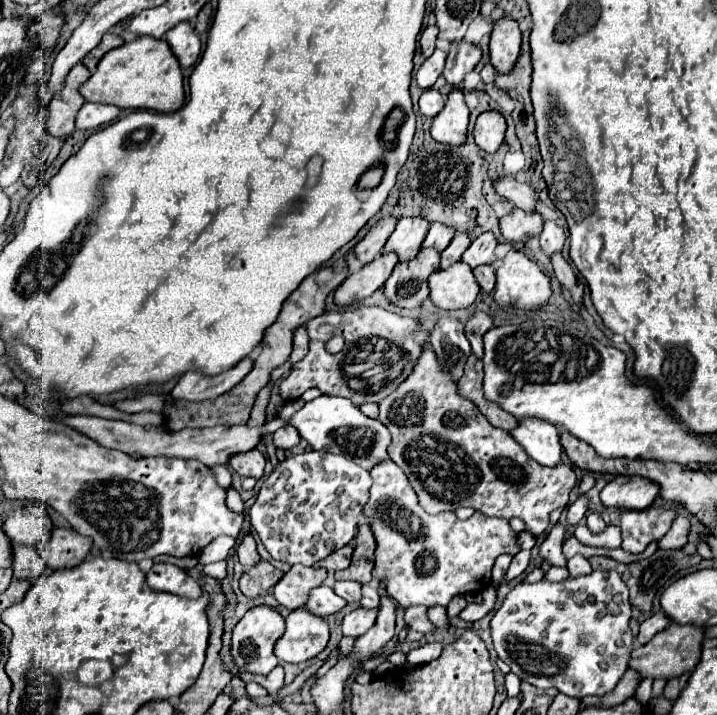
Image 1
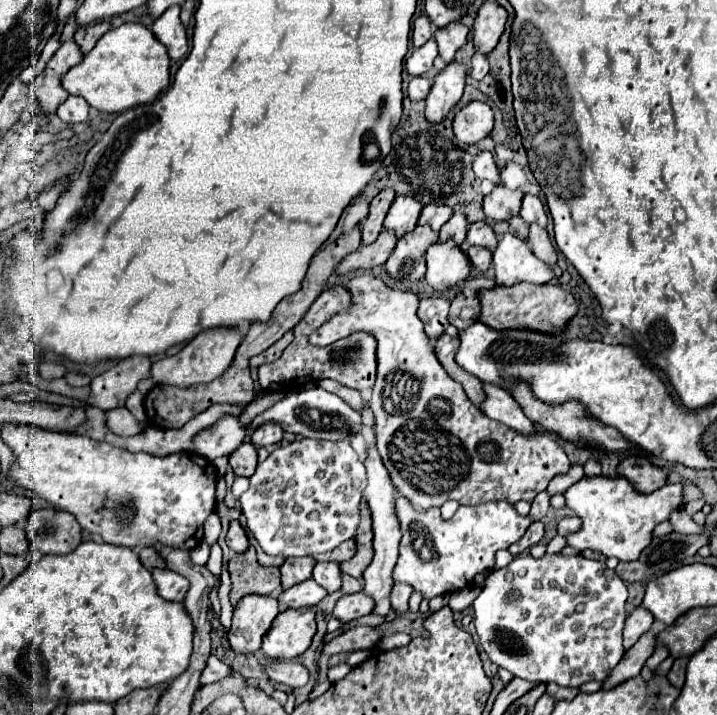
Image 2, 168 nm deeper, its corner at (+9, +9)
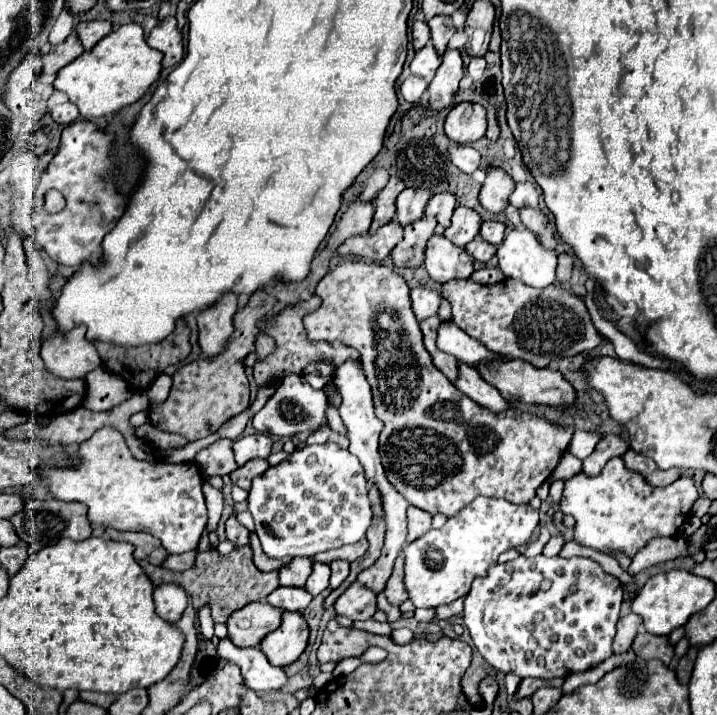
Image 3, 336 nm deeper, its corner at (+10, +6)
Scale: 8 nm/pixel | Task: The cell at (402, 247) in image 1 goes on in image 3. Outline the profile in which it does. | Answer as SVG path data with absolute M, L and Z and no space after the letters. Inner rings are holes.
M406 188L398 198L396 198L396 216L394 220L400 226L408 226L424 216L424 208L430 200L430 192L418 190L418 188Z

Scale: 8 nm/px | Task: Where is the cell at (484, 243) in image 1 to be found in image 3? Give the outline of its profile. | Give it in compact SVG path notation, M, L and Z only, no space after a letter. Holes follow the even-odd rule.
M482 222L482 228L478 232L478 236L494 246L498 246L504 240L504 230L506 226L502 222Z

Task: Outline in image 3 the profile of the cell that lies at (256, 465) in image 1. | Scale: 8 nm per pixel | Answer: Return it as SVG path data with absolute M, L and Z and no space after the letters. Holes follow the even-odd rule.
M254 458L254 460L246 462L244 466L236 468L234 472L230 472L230 480L232 480L232 484L236 484L236 486L240 486L240 488L250 490L250 482L252 482L252 478L258 476L258 474L262 474L268 466L270 466L270 464L268 464L266 460L262 460L262 458Z

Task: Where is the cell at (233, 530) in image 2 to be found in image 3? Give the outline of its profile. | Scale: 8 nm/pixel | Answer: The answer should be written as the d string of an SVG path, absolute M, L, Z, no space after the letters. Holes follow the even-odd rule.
M230 516L230 518L226 520L226 538L228 538L236 548L246 546L246 544L250 542L248 530L246 530L234 516Z

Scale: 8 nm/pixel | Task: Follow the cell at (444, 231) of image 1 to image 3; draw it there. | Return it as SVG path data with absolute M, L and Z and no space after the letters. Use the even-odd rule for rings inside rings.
M444 192L444 194L434 194L434 196L430 198L424 214L426 214L426 216L434 216L440 226L448 228L454 208L456 208L454 196L452 196L450 192Z

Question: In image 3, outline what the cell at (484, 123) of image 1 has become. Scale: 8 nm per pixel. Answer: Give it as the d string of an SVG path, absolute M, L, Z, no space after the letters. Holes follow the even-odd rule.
M456 104L446 118L446 136L456 144L472 144L486 134L486 110L480 104Z

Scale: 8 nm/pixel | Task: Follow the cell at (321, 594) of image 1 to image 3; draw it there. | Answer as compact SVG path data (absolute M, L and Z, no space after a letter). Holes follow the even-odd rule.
M276 588L270 596L268 602L280 610L286 612L298 612L304 610L312 602L312 594L306 588Z

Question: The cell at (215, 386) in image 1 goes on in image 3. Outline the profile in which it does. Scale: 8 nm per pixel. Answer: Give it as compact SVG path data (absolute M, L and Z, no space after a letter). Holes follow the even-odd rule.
M226 296L214 308L200 312L198 318L198 344L200 358L214 358L226 350L226 344L234 332L236 296Z

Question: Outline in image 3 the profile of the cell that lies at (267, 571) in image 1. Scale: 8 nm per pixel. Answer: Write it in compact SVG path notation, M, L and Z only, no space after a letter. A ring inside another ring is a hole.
M250 546L234 548L226 558L220 558L216 550L198 552L194 568L184 572L184 574L176 574L172 570L158 568L158 566L146 566L144 570L146 570L146 574L154 586L158 586L162 582L178 582L192 596L194 608L200 608L208 602L212 606L214 622L226 622L234 610L246 606L250 602L264 602L280 586L278 584L278 572L274 572L274 570L272 572L260 572L254 566Z

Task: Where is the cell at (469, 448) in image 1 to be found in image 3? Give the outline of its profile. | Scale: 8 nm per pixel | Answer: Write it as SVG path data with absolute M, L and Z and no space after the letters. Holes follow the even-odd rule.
M346 260L320 280L316 294L322 298L322 306L304 320L308 340L342 342L360 352L366 380L372 386L374 412L384 422L380 456L386 478L412 506L430 514L442 512L454 516L478 496L504 498L512 504L528 504L536 496L536 488L554 472L566 452L574 432L572 428L552 426L546 420L512 408L502 414L492 414L474 404L466 394L458 392L458 388L434 368L430 354L424 348L418 320L410 308L410 288L394 270L380 264ZM384 312L394 314L392 322L386 326L380 324Z

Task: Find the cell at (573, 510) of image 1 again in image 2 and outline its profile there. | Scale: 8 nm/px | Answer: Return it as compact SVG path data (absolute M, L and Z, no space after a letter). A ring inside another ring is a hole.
M583 477L565 491L567 507L581 519L581 529L567 535L567 543L579 551L593 549L619 561L635 561L651 543L653 529L667 521L669 515L681 507L683 485L669 483L653 493L639 493L625 477ZM599 483L605 483L599 487Z

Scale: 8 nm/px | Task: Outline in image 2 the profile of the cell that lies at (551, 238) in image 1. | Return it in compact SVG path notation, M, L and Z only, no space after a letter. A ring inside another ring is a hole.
M525 195L525 197L523 197L523 205L521 205L519 215L521 215L527 223L537 221L537 223L543 225L543 227L547 225L547 215L545 215L543 203L541 203L541 199L539 199L537 195Z

